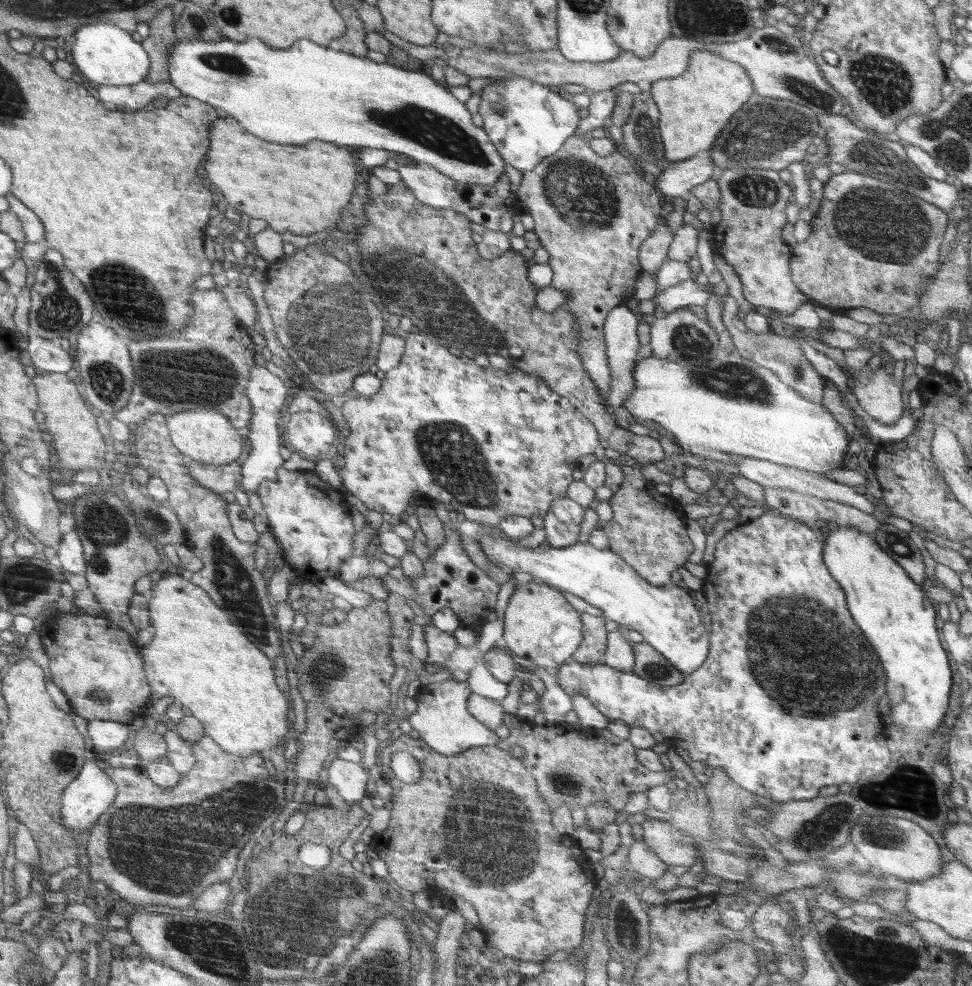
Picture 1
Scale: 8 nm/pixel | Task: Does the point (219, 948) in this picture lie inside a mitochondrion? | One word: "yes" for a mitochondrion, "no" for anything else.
yes

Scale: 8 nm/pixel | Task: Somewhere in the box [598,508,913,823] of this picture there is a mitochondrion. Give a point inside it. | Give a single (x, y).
(789, 628)

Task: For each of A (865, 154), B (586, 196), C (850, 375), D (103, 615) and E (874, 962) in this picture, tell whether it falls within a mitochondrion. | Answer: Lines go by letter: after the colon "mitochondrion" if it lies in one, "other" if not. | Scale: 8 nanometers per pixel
A: mitochondrion
B: mitochondrion
C: other
D: other
E: mitochondrion

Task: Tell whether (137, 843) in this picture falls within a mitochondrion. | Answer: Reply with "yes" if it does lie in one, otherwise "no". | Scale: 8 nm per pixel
yes

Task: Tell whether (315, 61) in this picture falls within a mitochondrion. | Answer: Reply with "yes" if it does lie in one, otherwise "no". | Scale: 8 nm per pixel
no

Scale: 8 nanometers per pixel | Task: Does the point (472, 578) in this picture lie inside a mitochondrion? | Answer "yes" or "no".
no

